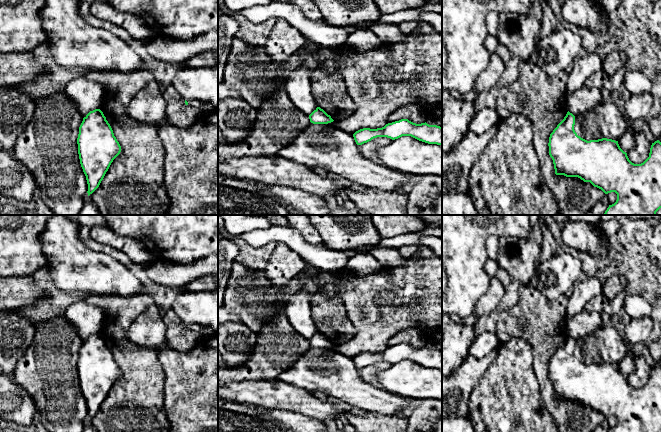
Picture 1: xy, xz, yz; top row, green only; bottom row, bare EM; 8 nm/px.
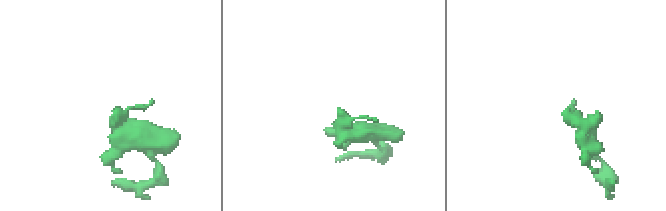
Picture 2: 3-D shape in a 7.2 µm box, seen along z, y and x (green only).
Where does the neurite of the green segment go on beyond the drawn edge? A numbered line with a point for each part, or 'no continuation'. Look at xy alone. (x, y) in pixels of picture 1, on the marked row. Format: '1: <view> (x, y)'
no continuation

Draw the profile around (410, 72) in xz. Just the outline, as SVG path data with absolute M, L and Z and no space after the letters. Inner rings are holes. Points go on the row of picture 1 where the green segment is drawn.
M422 22L417 34L405 42L365 52L354 52L344 44L336 51L336 57L323 62L321 69L342 75L357 106L353 115L339 122L339 129L353 135L363 128L382 128L391 113L408 104L417 105L426 118L442 120L442 33L429 23Z

